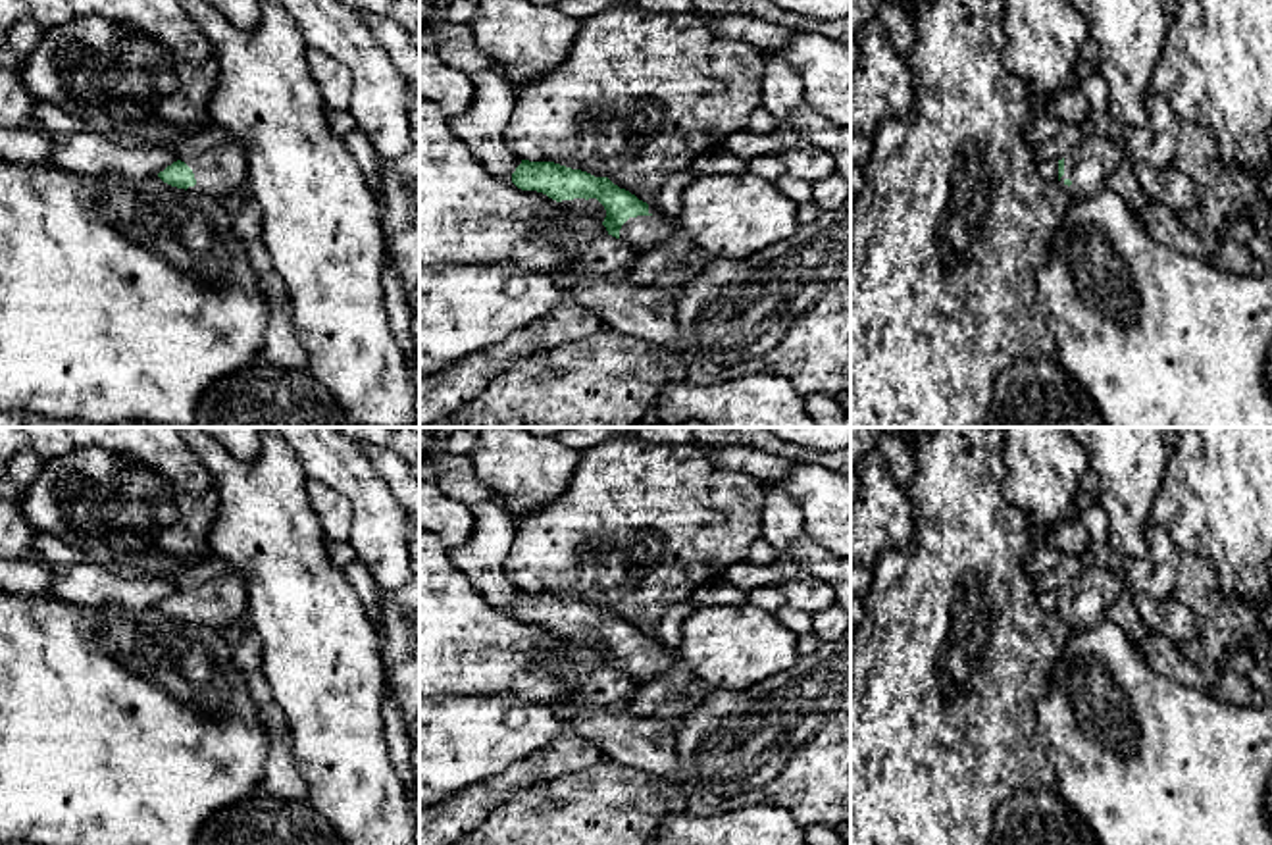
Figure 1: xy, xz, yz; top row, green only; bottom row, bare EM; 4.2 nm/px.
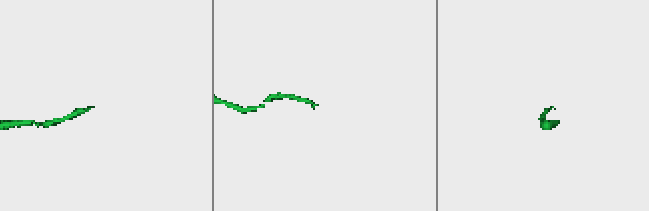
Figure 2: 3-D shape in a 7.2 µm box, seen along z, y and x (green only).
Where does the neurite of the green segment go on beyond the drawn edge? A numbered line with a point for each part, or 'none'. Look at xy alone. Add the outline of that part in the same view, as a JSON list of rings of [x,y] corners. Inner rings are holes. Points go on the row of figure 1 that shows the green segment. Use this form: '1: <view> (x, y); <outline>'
1: xy (220, 172); [[[233,137],[185,164],[192,169],[196,179],[196,185],[187,189],[192,194],[206,194],[223,200],[229,194],[244,192],[246,189],[246,150]]]

